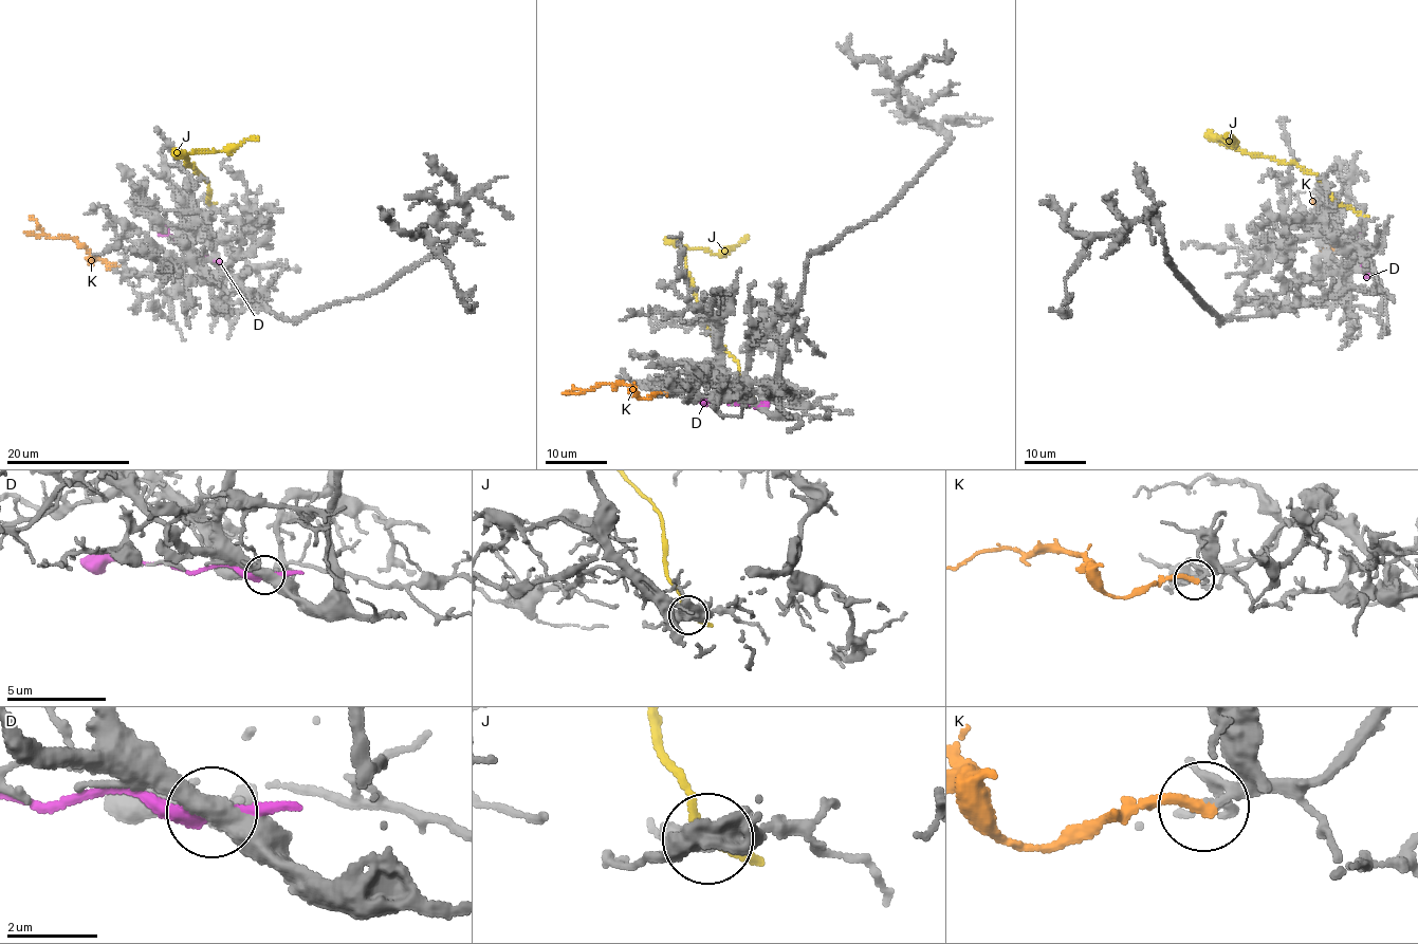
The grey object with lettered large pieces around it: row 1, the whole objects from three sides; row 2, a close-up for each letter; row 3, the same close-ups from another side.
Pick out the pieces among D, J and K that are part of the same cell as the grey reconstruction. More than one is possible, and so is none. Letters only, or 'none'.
K

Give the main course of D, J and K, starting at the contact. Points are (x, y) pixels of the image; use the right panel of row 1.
D: (1365, 271), (1355, 228)
J: (1363, 214), (1340, 206), (1314, 173), (1217, 140), (1220, 136), (1235, 143), (1226, 134)
K: (1333, 259), (1330, 257), (1334, 247), (1321, 242), (1315, 204), (1319, 195)

